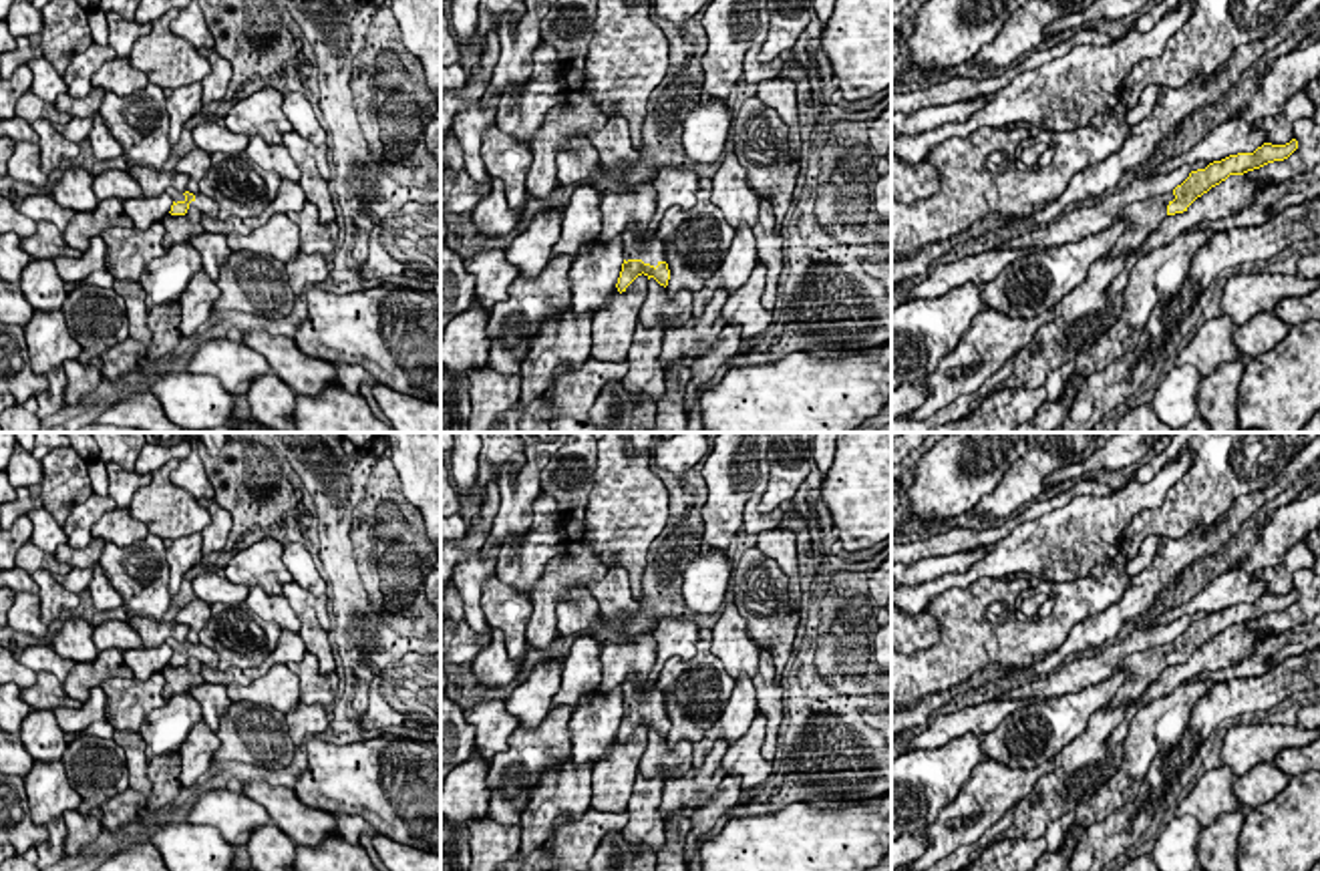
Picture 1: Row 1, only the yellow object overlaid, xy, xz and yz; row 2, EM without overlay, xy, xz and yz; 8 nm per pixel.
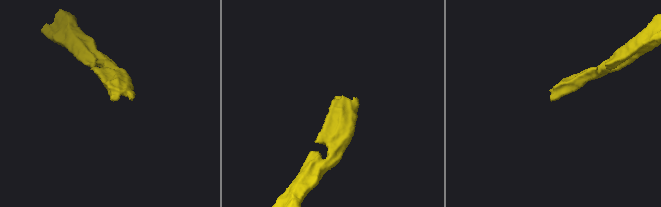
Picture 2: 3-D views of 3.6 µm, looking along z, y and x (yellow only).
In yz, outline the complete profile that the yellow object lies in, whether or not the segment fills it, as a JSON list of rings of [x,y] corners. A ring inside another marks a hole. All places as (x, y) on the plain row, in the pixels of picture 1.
[[[1296,589],[1286,595],[1264,593],[1254,603],[1229,605],[1221,612],[1209,614],[1205,620],[1191,622],[1189,628],[1169,644],[1131,654],[1115,670],[1127,672],[1129,676],[1107,706],[1125,706],[1137,700],[1167,666],[1187,662],[1197,648],[1225,632],[1229,626],[1244,626],[1268,614],[1284,612],[1296,599]]]

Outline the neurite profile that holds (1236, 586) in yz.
[[[1233,567],[1217,575],[1189,601],[1165,609],[1159,618],[1153,620],[1151,626],[1171,624],[1181,616],[1195,616],[1197,612],[1213,614],[1229,605],[1254,603],[1264,593],[1266,593],[1266,583],[1262,579],[1256,579],[1254,573],[1248,573],[1242,567]]]

